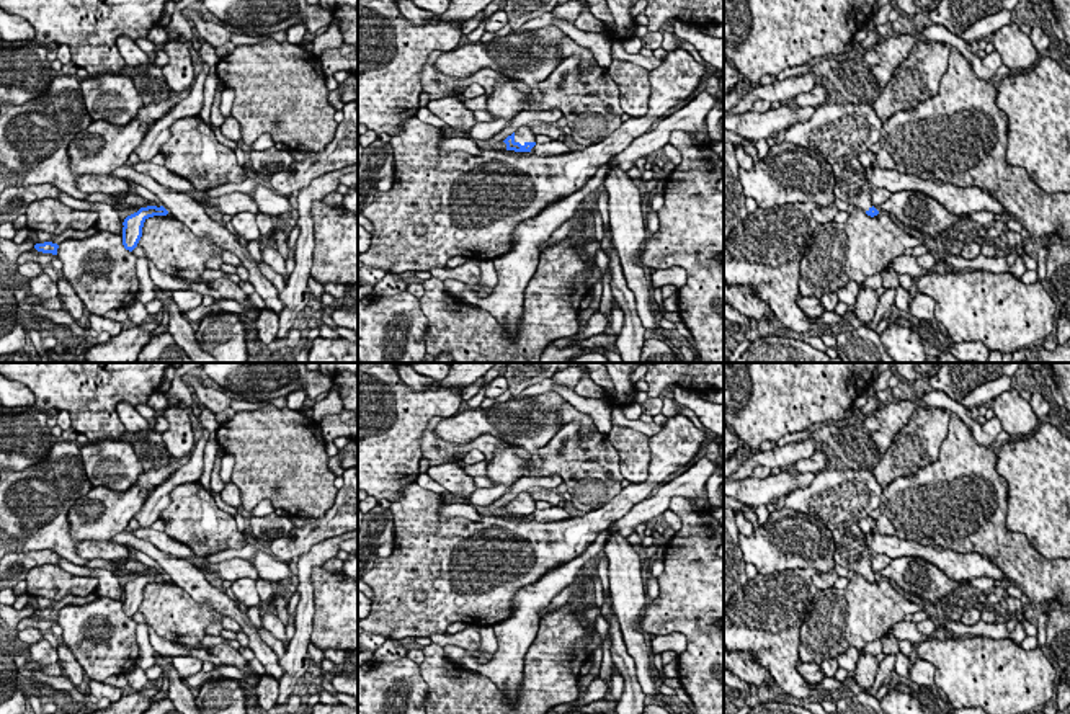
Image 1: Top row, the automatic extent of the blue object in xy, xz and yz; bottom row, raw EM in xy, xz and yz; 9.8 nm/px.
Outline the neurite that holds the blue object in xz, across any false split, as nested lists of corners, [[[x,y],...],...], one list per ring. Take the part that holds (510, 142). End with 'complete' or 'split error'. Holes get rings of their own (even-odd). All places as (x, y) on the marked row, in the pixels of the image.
[[[526,124],[518,127],[503,142],[506,144],[506,150],[531,152],[531,149],[536,145],[536,136],[533,134],[529,124]]]; split error

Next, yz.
[[[859,158],[836,162],[831,168],[835,173],[836,196],[871,217],[877,216],[879,211],[872,206],[869,170],[861,165]]]; split error

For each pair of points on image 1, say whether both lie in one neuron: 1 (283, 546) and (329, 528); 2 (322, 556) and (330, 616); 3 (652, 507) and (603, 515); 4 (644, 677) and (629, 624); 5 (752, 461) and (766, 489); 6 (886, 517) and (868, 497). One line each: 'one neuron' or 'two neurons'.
1: one neuron
2: two neurons
3: two neurons
4: one neuron
5: two neurons
6: two neurons

